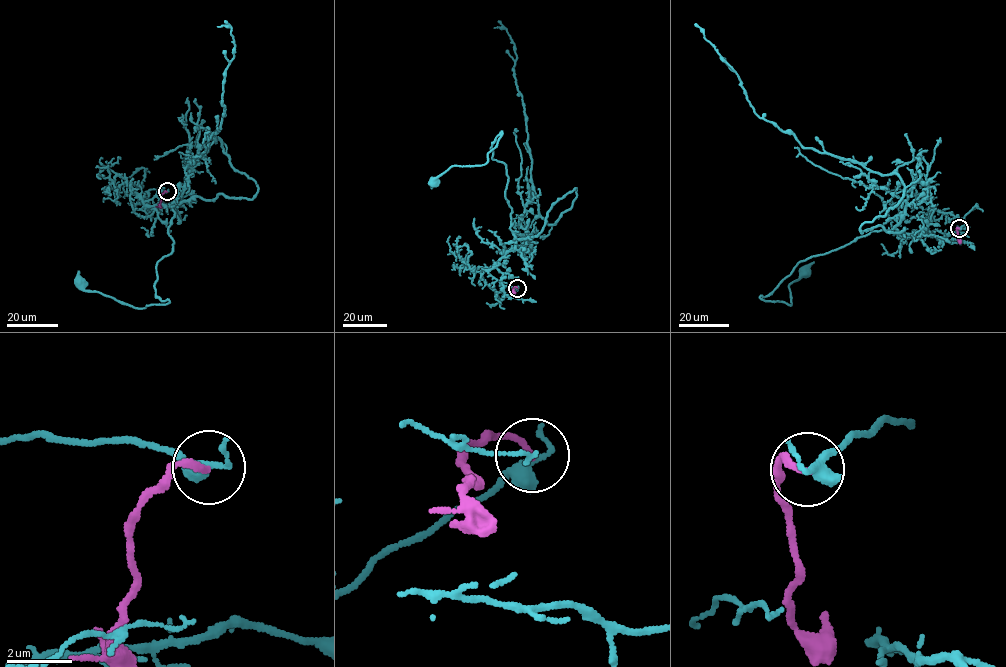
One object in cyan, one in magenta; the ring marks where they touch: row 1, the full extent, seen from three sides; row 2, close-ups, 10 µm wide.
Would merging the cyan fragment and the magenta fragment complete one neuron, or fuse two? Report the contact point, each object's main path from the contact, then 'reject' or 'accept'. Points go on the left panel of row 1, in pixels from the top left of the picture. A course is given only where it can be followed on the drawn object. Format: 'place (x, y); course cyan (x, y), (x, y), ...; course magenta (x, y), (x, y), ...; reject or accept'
place (167, 191); course cyan (167, 191), (134, 206), (173, 205), (173, 248), (154, 285), (169, 301), (133, 307), (80, 282); course magenta (167, 191), (161, 196), (161, 207); reject

